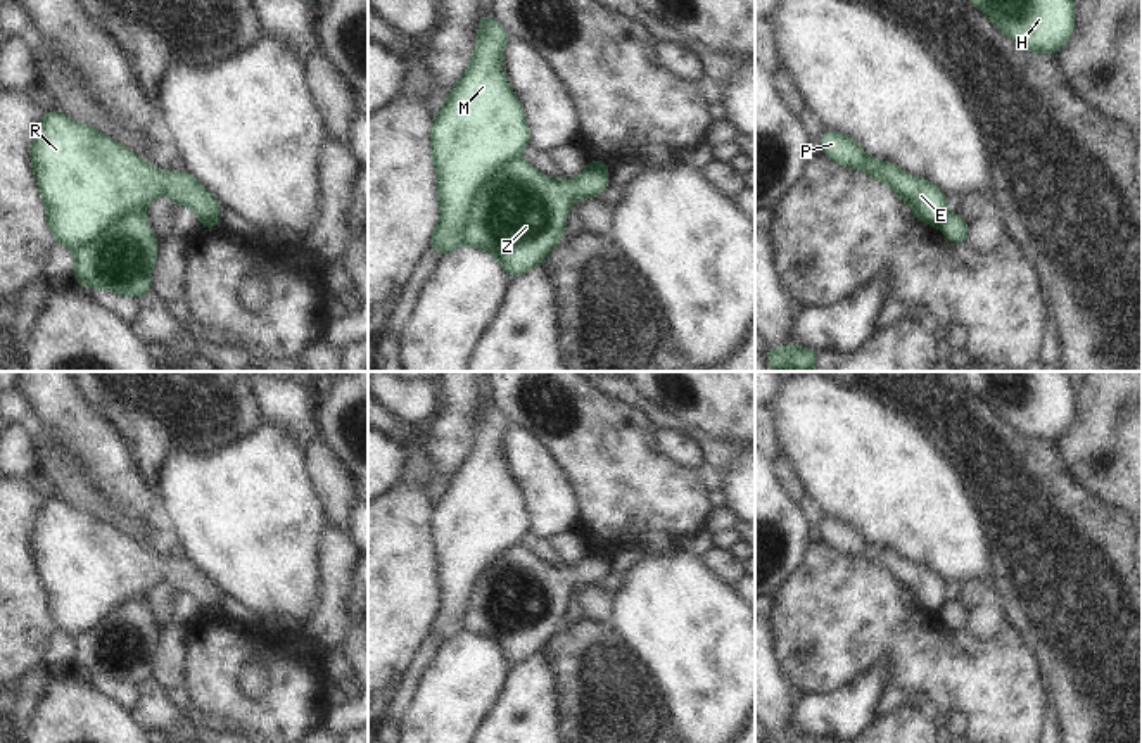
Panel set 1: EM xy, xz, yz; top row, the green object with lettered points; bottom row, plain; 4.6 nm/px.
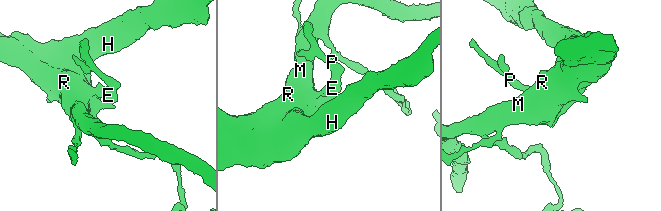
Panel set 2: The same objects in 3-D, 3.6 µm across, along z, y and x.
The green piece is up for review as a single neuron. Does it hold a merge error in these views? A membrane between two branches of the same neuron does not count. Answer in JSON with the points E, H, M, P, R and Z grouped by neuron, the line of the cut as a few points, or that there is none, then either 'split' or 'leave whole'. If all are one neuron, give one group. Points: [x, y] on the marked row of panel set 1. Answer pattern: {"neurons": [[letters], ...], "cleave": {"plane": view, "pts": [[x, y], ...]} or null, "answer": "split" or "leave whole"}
{"neurons": [["E", "M", "P", "R"], ["H", "Z"]], "cleave": {"plane": "xz", "pts": [[517, 156], [501, 165], [479, 187], [469, 208], [460, 242]]}, "answer": "split"}

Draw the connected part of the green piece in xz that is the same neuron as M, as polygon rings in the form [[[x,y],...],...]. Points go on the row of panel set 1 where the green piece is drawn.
[[[489,12],[482,14],[473,59],[430,126],[441,216],[428,249],[441,256],[461,244],[461,228],[479,187],[530,145],[523,109],[501,67],[501,50],[508,41],[510,35]]]

